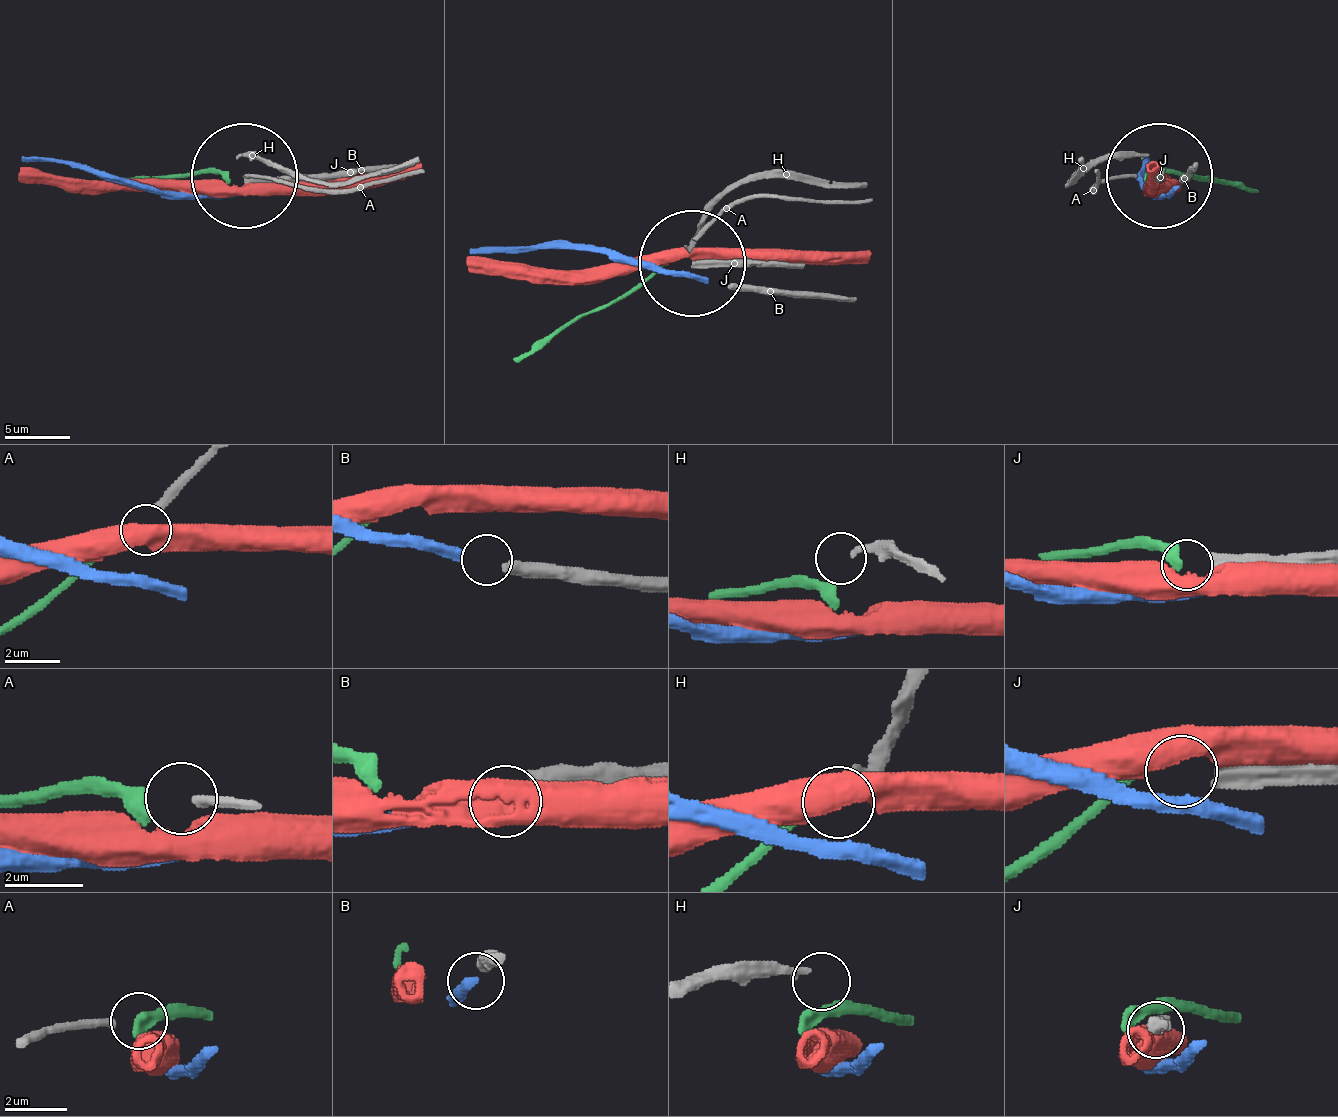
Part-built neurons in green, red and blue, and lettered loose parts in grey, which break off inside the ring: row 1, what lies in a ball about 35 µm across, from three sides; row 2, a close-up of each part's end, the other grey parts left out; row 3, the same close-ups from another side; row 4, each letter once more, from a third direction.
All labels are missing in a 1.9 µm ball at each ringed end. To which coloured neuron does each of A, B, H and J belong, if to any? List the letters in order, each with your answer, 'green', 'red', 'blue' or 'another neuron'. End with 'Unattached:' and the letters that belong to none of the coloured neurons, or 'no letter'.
A: green
B: blue
H: another neuron
J: another neuron
Unattached: H, J

